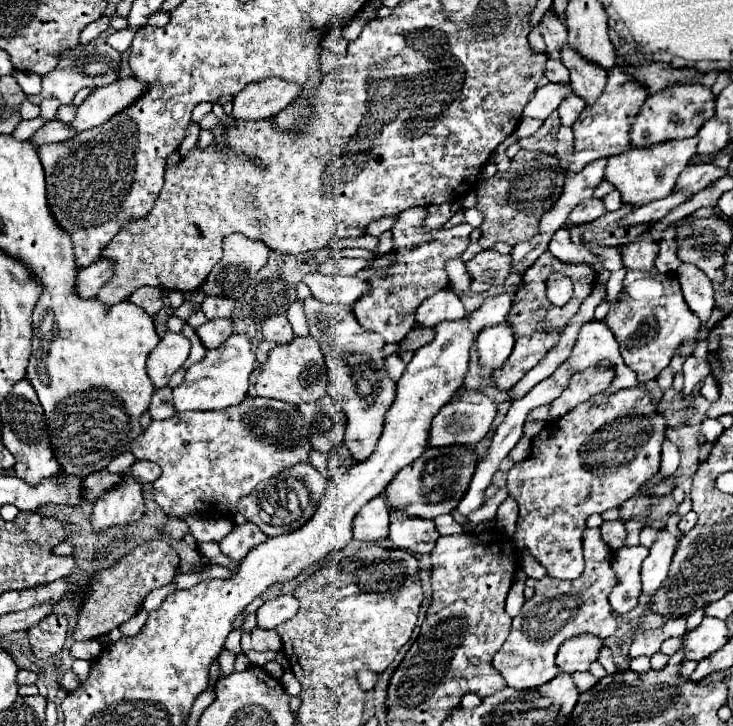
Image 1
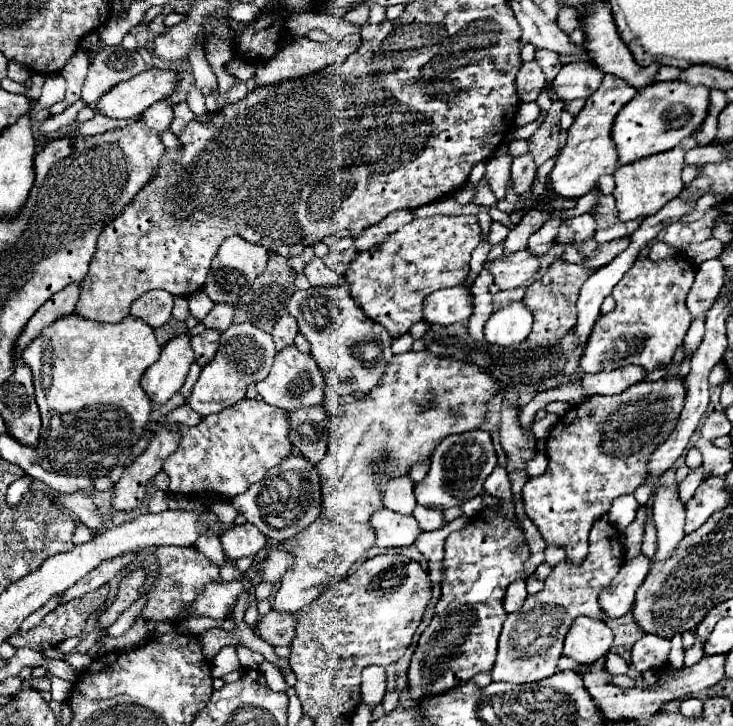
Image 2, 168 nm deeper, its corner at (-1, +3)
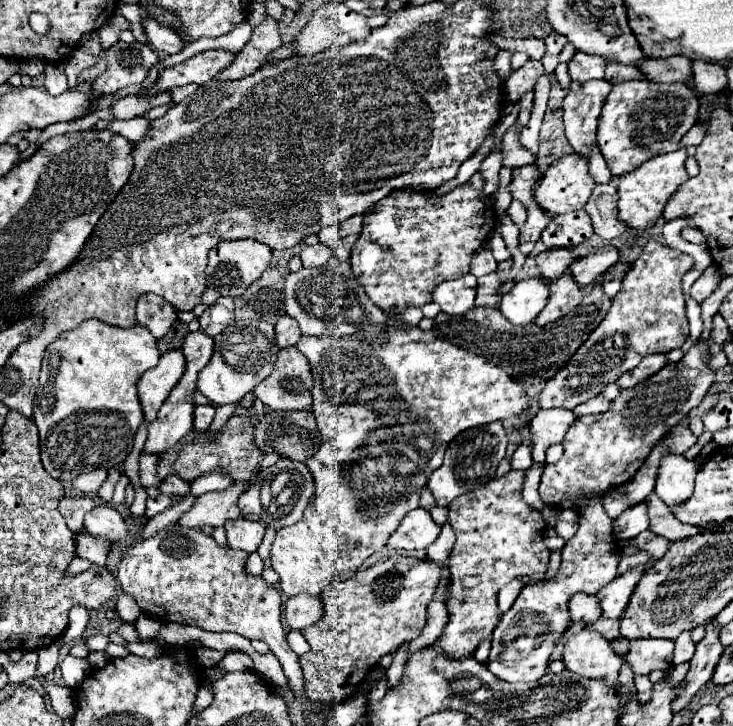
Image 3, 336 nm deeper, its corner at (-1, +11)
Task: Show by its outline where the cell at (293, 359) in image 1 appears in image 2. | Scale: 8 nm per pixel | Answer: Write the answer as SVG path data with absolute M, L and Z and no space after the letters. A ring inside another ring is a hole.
M290 345L276 355L268 377L262 379L260 383L256 383L256 389L268 405L280 407L284 411L294 411L300 407L312 407L312 405L318 405L324 401L322 373L314 361L314 357L310 353L296 349L296 345Z

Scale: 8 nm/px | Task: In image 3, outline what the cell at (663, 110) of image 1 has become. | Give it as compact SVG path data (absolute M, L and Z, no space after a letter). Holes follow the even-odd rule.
M646 79L616 83L610 95L606 97L598 121L598 147L608 163L610 173L614 177L622 177L624 173L636 171L644 161L656 155L676 151L680 139L696 123L698 119L696 115L698 115L698 93L686 83L656 85ZM646 103L652 103L650 105L652 121L644 127L648 133L636 133L636 125L640 125L638 111Z

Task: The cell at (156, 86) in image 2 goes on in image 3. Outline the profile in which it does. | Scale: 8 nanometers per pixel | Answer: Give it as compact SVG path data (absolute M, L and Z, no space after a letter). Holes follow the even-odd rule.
M210 49L210 51L198 53L192 59L166 69L152 87L148 87L140 93L162 93L162 91L170 91L174 87L190 85L190 83L204 85L210 79L216 79L220 71L230 67L234 57L236 57L236 53L222 51L222 49Z

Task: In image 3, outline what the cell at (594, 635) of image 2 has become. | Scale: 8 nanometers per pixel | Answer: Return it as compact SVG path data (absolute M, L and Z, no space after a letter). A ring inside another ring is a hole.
M574 593L570 601L570 617L572 621L584 621L588 627L592 627L602 617L602 609L596 595Z

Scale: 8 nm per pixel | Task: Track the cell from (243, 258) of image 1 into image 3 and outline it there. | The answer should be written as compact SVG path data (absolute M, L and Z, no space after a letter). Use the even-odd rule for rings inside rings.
M240 239L240 241L224 241L216 245L208 255L208 267L206 267L206 279L208 287L216 289L220 295L238 297L246 291L250 283L254 283L268 267L272 257L272 249L260 241L254 239Z

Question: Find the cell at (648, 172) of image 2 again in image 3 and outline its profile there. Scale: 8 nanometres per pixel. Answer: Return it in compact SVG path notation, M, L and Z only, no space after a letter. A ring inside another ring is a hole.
M678 149L674 153L666 153L666 155L658 155L650 161L646 161L642 167L638 167L636 171L616 179L618 181L618 211L620 211L620 221L626 223L634 237L640 237L646 229L654 227L656 219L662 215L664 205L668 203L668 199L672 197L672 193L676 193L676 189L688 181L688 173L686 173L686 151Z

